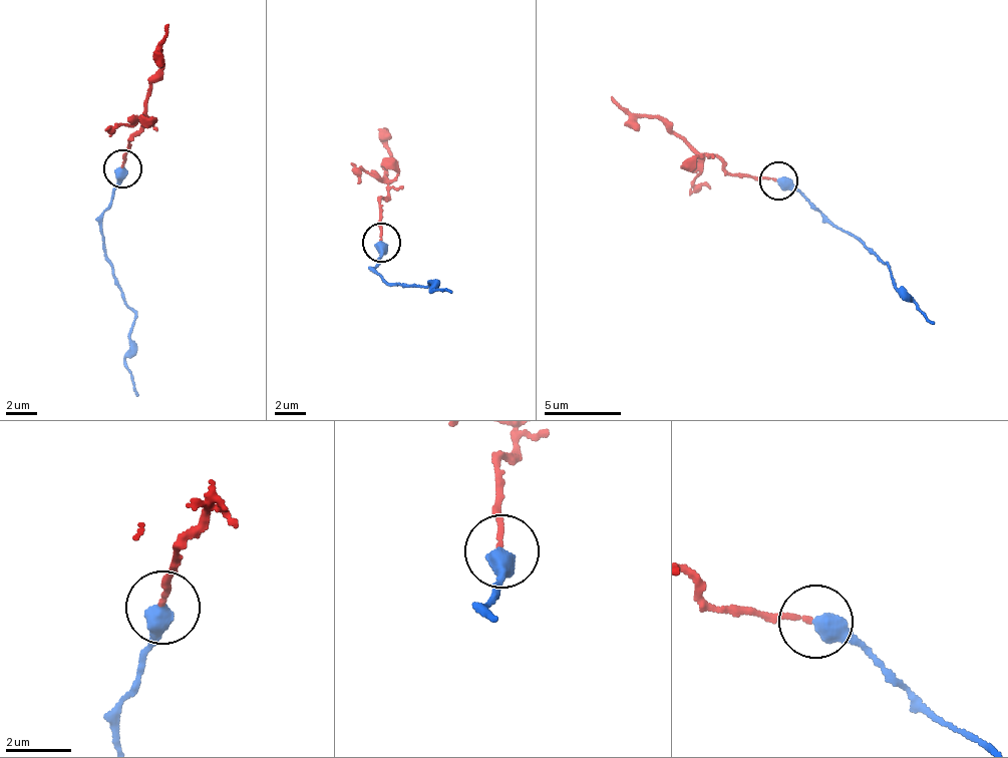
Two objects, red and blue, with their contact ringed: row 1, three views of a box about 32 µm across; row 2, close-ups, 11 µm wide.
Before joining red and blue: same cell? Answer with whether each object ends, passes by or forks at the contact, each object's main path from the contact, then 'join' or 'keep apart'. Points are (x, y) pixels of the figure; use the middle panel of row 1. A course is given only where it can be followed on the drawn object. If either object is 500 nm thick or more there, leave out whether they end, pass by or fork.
red runs (381, 241), (380, 200), (389, 197), (385, 162), (391, 160), (387, 128); blue runs (381, 241), (376, 274), (451, 293); keep apart

